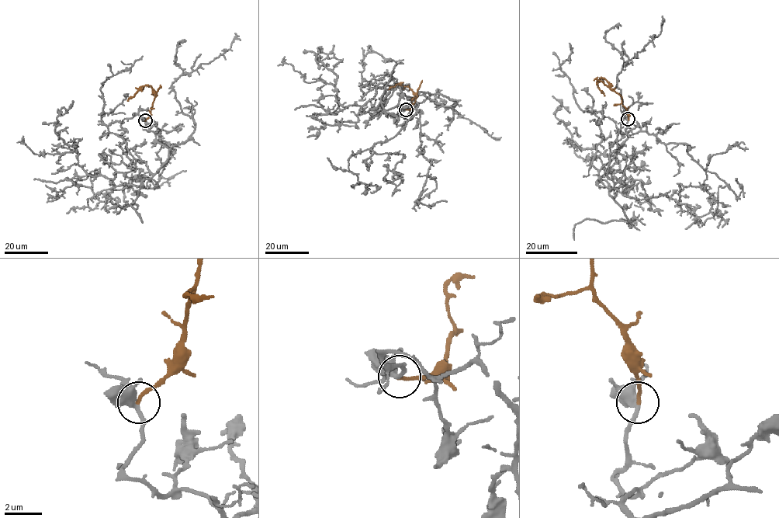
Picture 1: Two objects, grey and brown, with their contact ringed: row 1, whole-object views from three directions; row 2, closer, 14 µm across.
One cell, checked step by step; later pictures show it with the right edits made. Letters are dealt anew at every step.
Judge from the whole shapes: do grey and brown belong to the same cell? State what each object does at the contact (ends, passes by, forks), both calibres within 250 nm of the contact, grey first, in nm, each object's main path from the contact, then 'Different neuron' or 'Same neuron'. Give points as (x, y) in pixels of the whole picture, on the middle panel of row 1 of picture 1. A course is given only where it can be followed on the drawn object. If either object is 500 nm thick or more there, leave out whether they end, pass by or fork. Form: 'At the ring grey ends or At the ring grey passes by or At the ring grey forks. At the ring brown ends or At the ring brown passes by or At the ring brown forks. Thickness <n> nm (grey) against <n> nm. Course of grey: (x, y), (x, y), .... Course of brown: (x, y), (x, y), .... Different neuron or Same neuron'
At the ring grey passes by. At the ring brown ends. Thickness 360 nm (grey) against 190 nm. Course of grey: (406, 109), (430, 93), (379, 83), (362, 106), (342, 106), (337, 75), (316, 60), (333, 45). Course of brown: (406, 109), (411, 108), (417, 95), (409, 87), (399, 83), (388, 89). Same neuron

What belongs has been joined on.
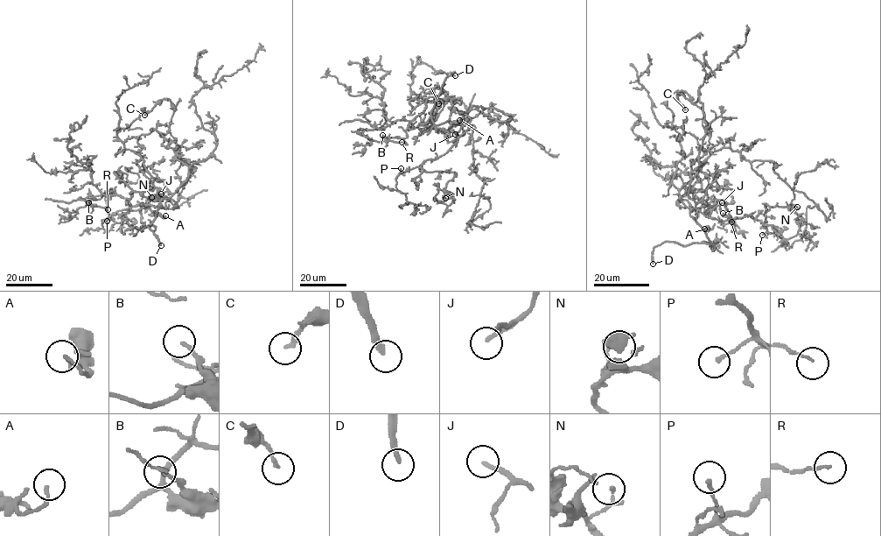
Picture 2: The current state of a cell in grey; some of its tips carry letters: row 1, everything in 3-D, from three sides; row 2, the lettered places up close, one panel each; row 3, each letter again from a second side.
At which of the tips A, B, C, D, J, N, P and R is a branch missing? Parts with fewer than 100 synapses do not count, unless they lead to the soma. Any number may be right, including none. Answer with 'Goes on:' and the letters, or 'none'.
Goes on: D, J

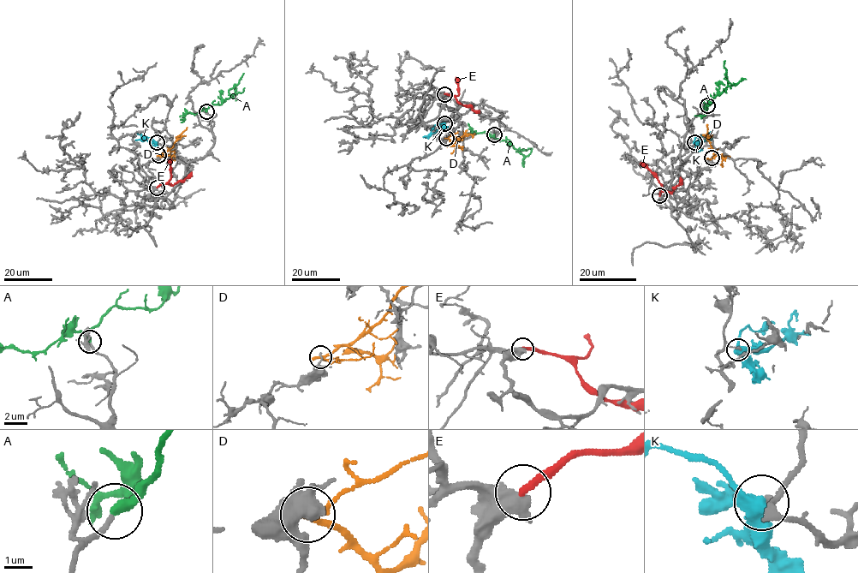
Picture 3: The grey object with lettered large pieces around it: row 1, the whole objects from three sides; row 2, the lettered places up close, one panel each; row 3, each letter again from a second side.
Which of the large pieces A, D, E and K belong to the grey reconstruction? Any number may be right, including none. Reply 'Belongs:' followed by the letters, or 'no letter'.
Belongs: A

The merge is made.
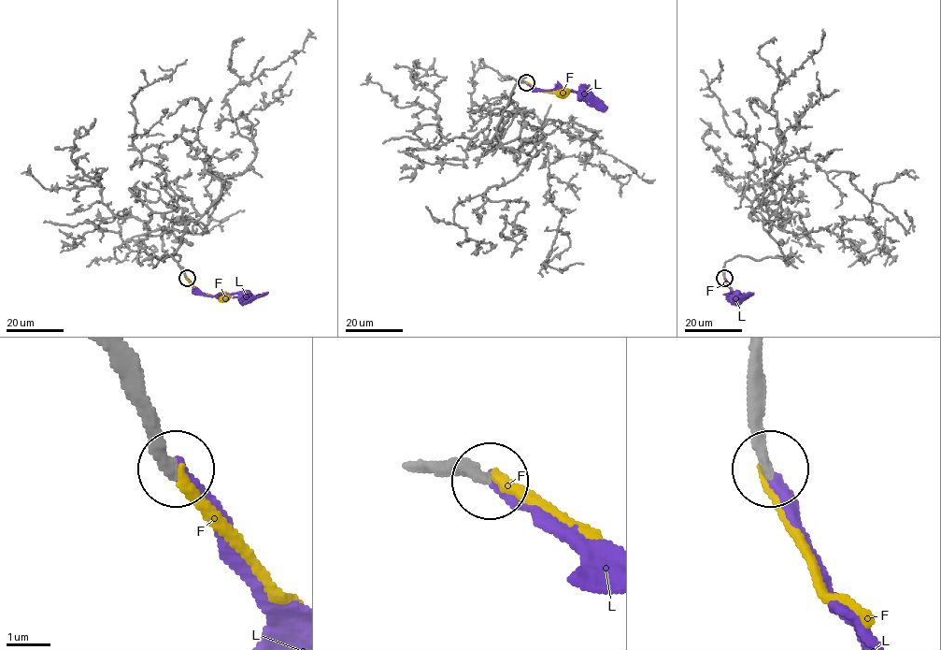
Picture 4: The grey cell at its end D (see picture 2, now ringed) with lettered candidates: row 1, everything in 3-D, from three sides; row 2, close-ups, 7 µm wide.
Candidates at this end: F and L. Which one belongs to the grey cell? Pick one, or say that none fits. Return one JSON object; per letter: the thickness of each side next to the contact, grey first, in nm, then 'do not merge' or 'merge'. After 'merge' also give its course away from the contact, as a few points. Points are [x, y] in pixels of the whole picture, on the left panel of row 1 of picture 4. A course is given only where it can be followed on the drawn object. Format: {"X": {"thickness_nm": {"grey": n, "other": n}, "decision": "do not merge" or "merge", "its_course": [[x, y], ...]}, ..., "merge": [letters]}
{"F": {"thickness_nm": {"grey": 280, "other": 220}, "decision": "do not merge"}, "L": {"thickness_nm": {"grey": 280, "other": 320}, "decision": "merge", "its_course": [[187, 278], [193, 287], [206, 295], [238, 294], [243, 296]]}, "merge": ["L"]}

